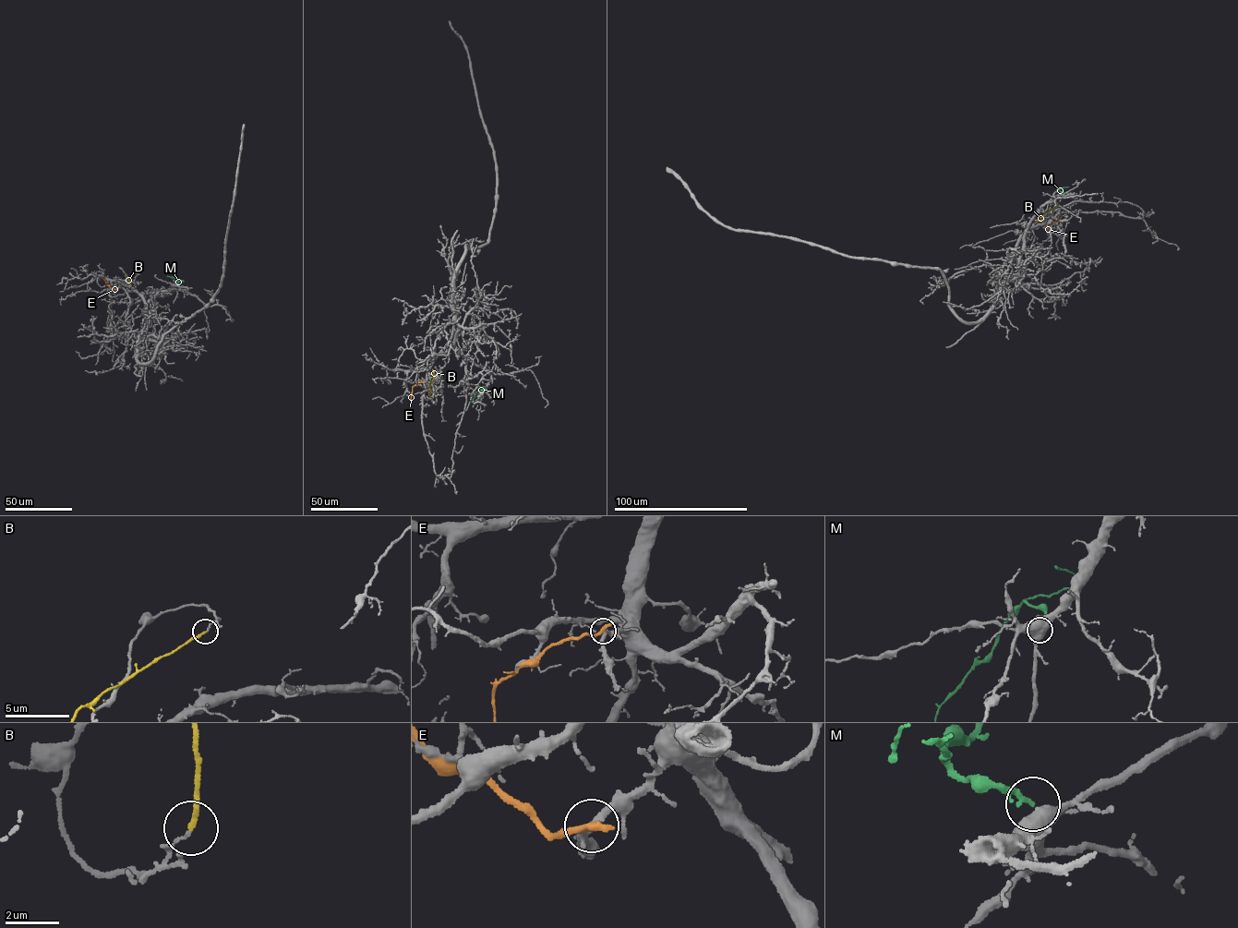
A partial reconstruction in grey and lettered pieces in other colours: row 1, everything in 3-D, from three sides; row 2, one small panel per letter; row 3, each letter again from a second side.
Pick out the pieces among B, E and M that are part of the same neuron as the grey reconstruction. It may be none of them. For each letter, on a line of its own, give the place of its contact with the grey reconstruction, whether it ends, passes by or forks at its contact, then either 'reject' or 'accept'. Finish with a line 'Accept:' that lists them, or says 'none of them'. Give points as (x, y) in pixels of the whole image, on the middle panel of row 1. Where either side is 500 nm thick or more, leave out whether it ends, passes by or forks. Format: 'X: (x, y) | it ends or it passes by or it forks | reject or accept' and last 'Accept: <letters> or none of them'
B: (429, 397) | it ends | reject
E: (424, 381) | it ends | reject
M: (482, 392) | accept
Accept: M

